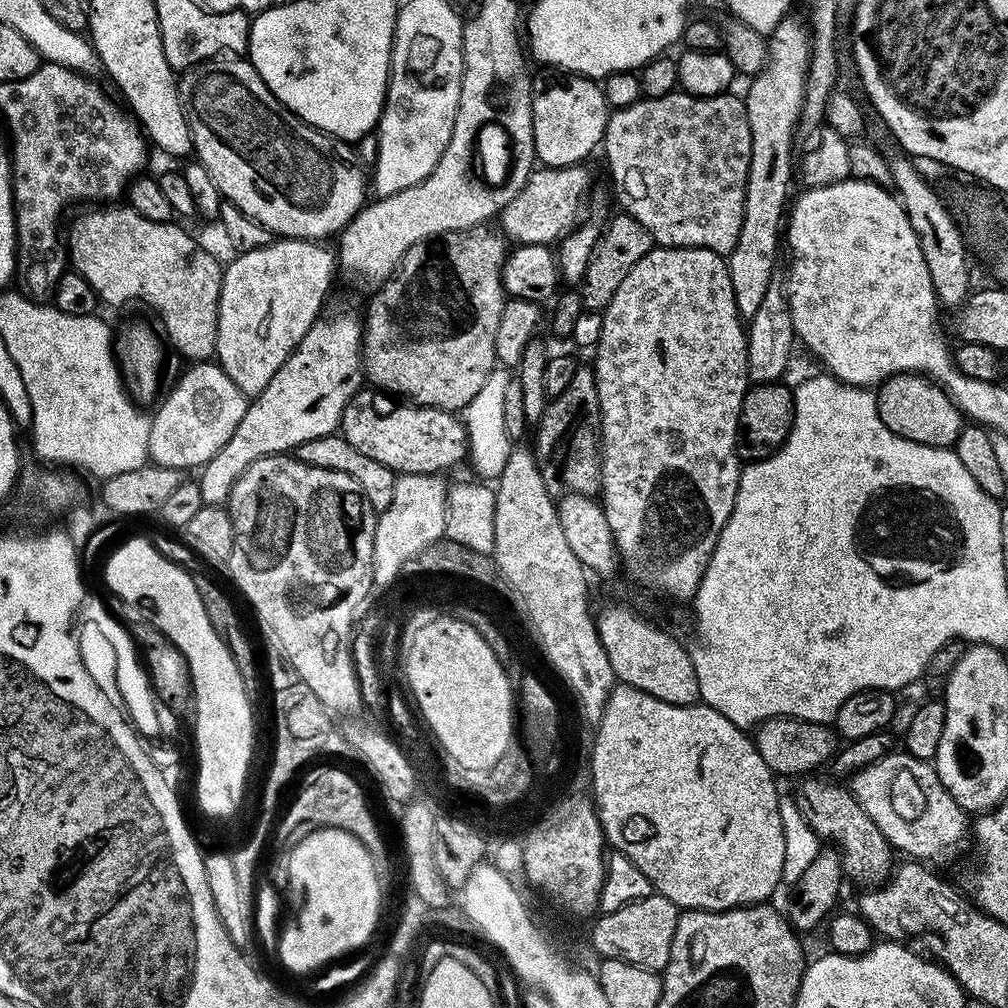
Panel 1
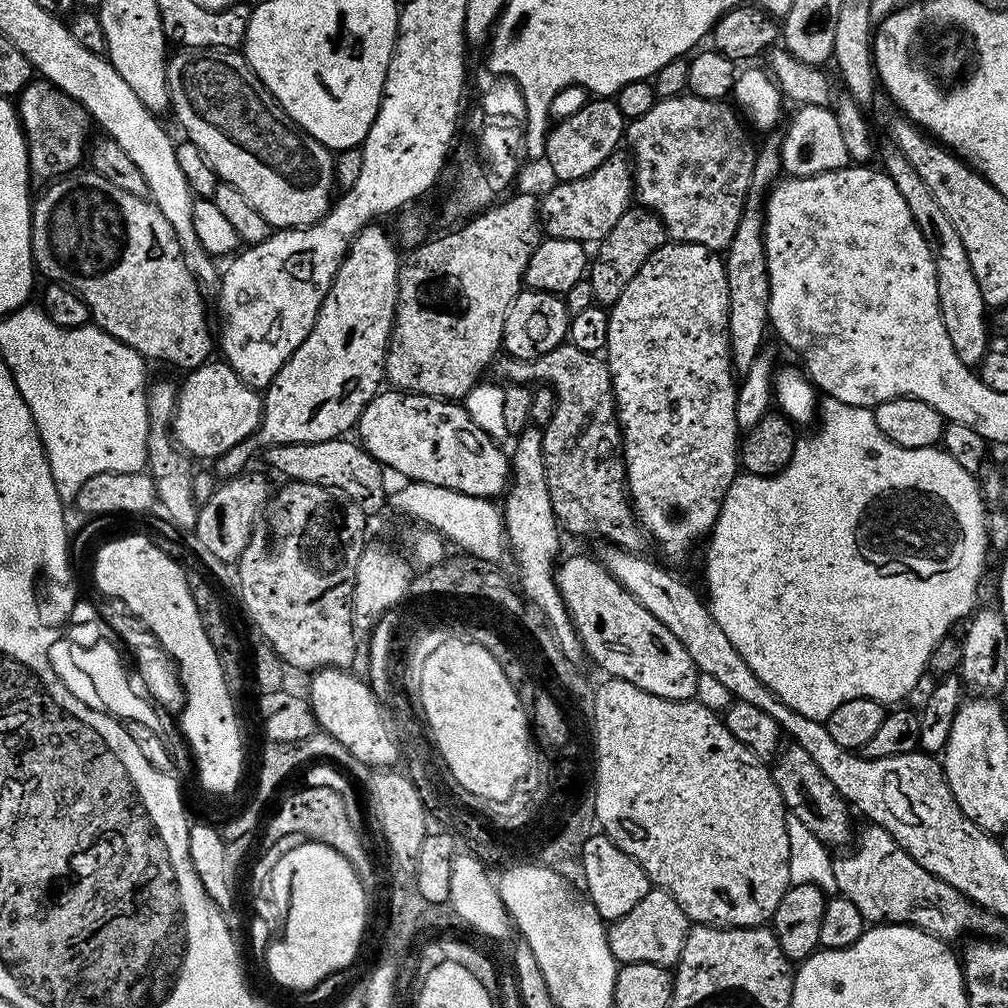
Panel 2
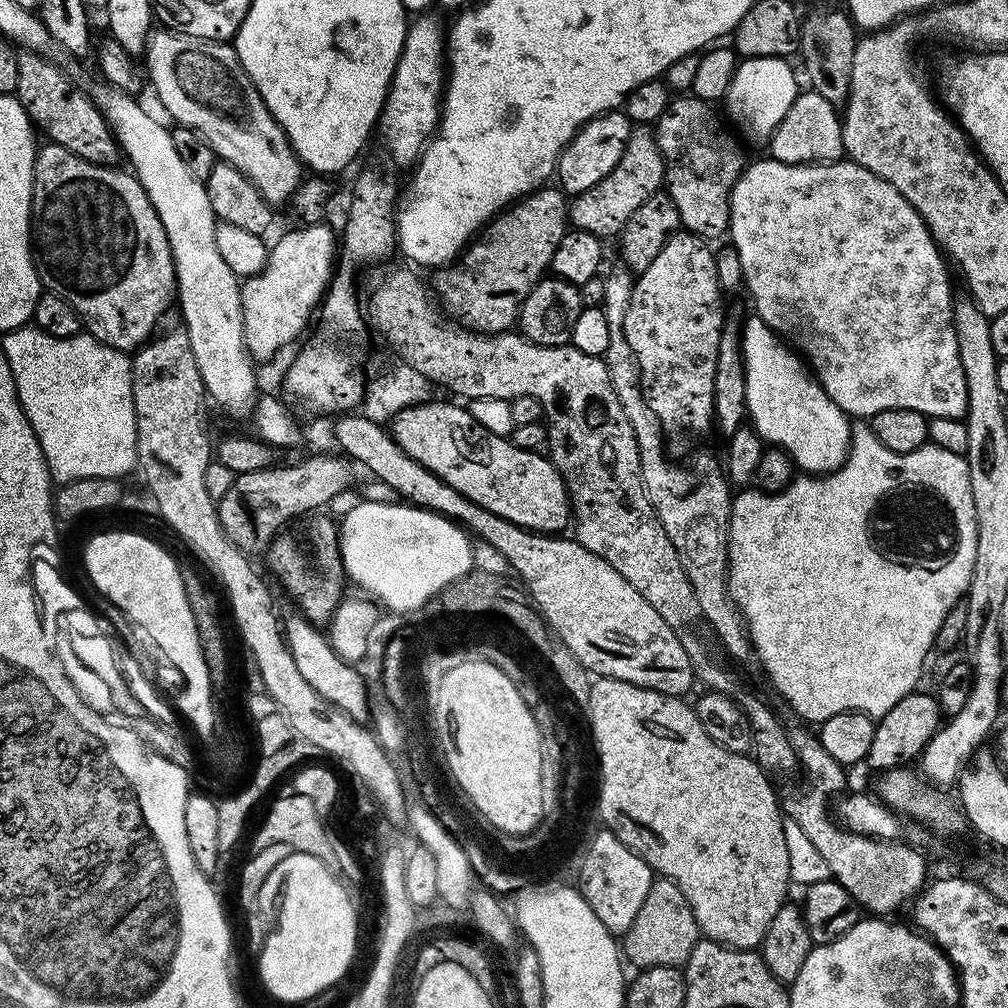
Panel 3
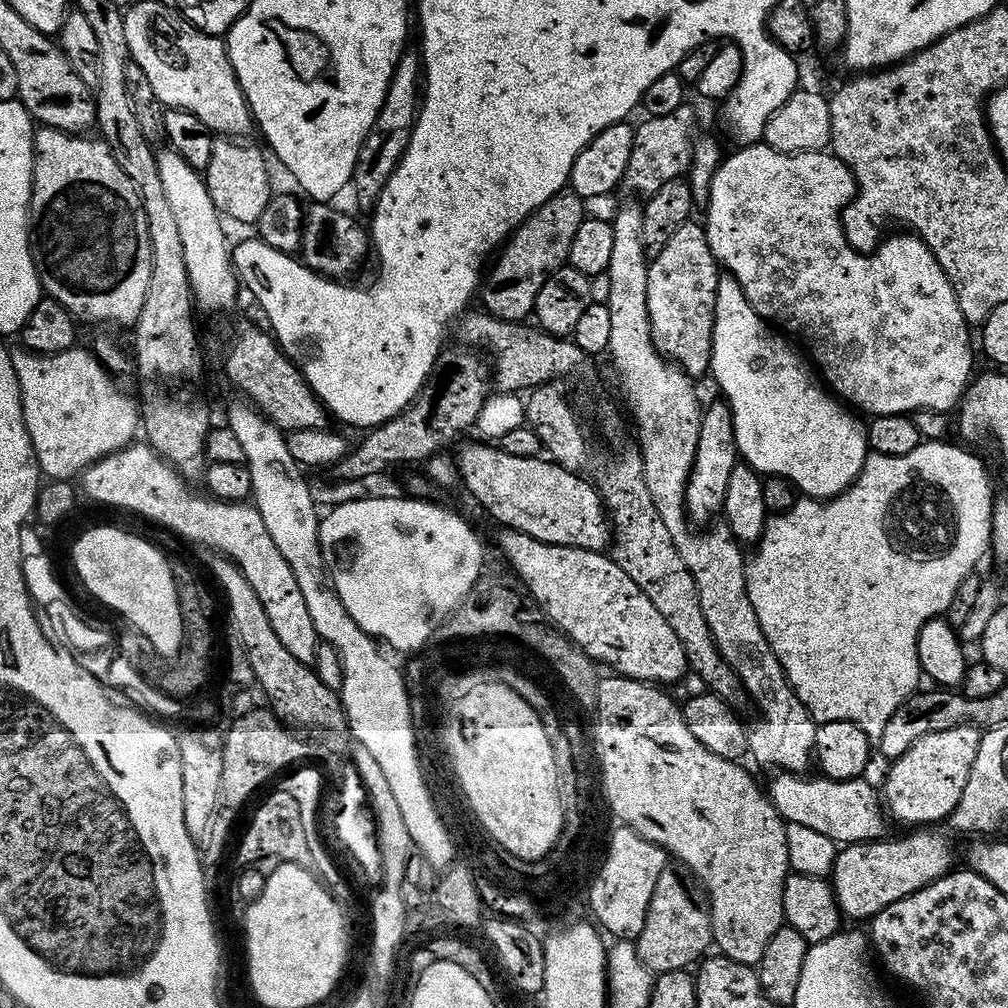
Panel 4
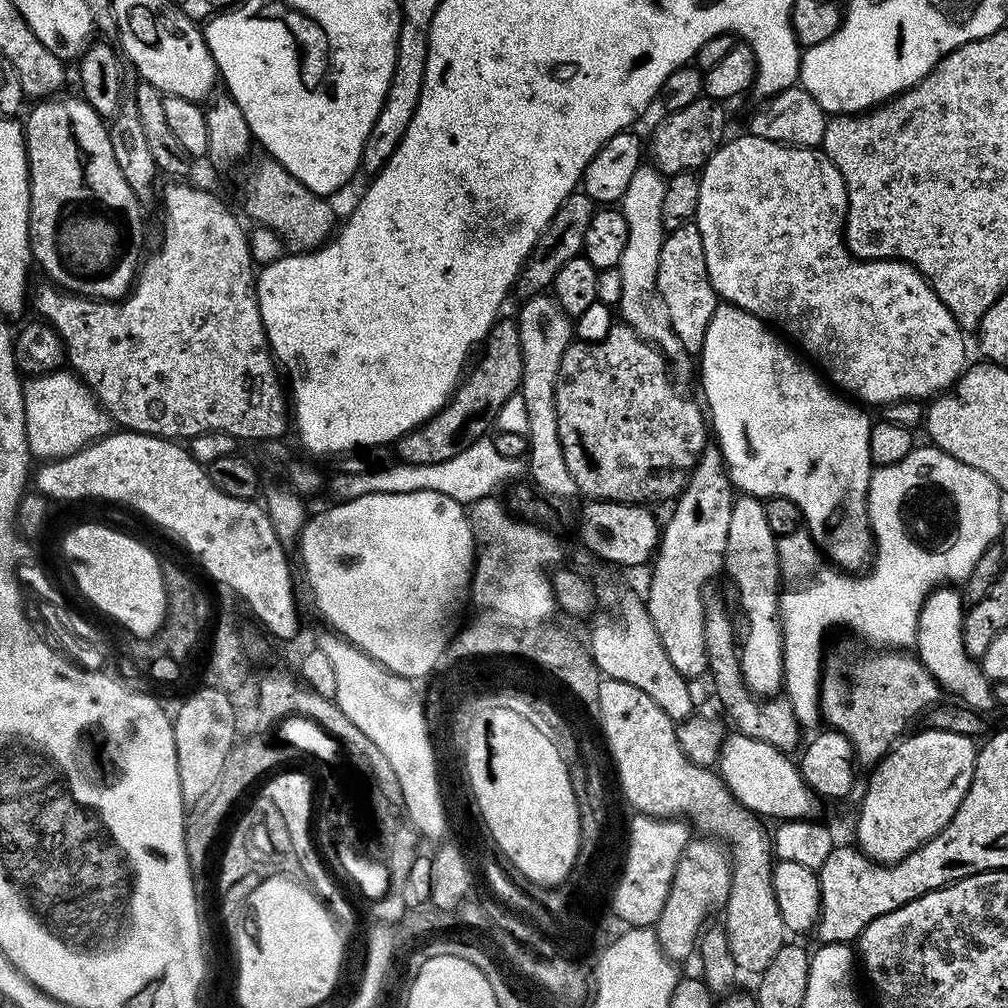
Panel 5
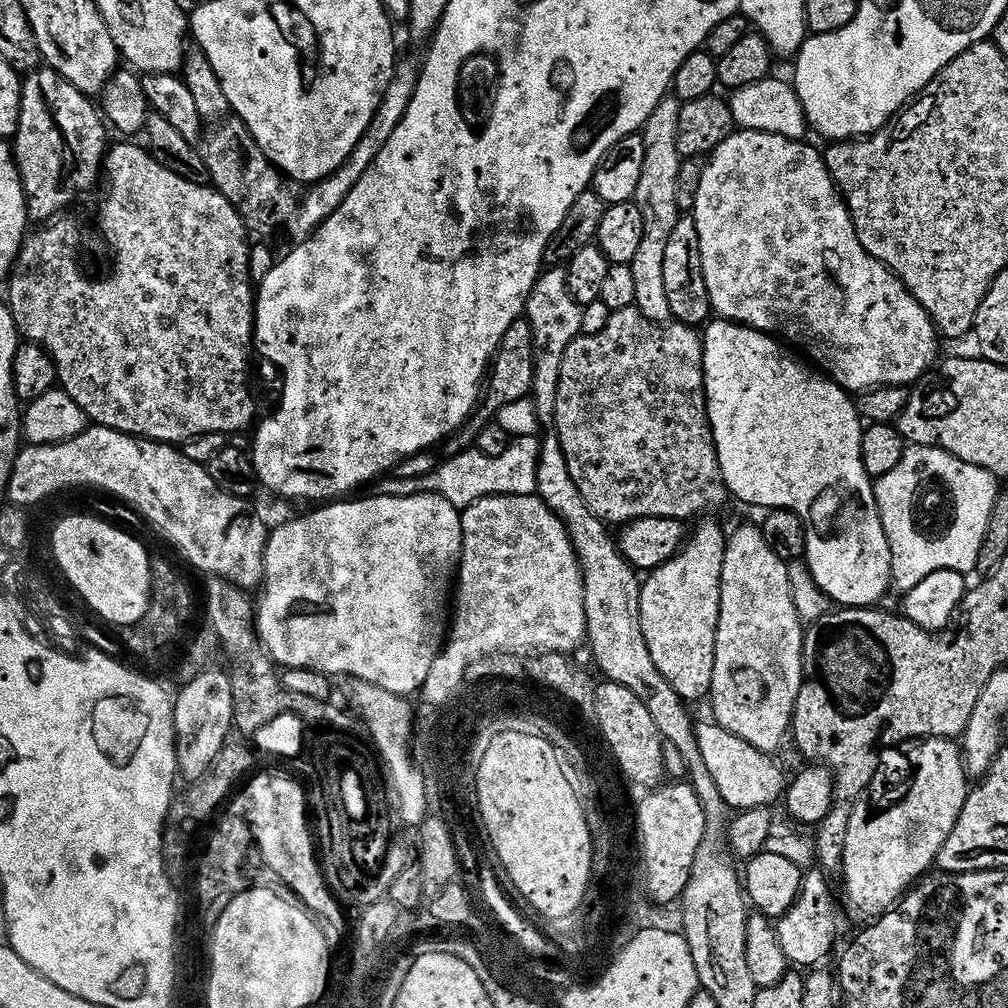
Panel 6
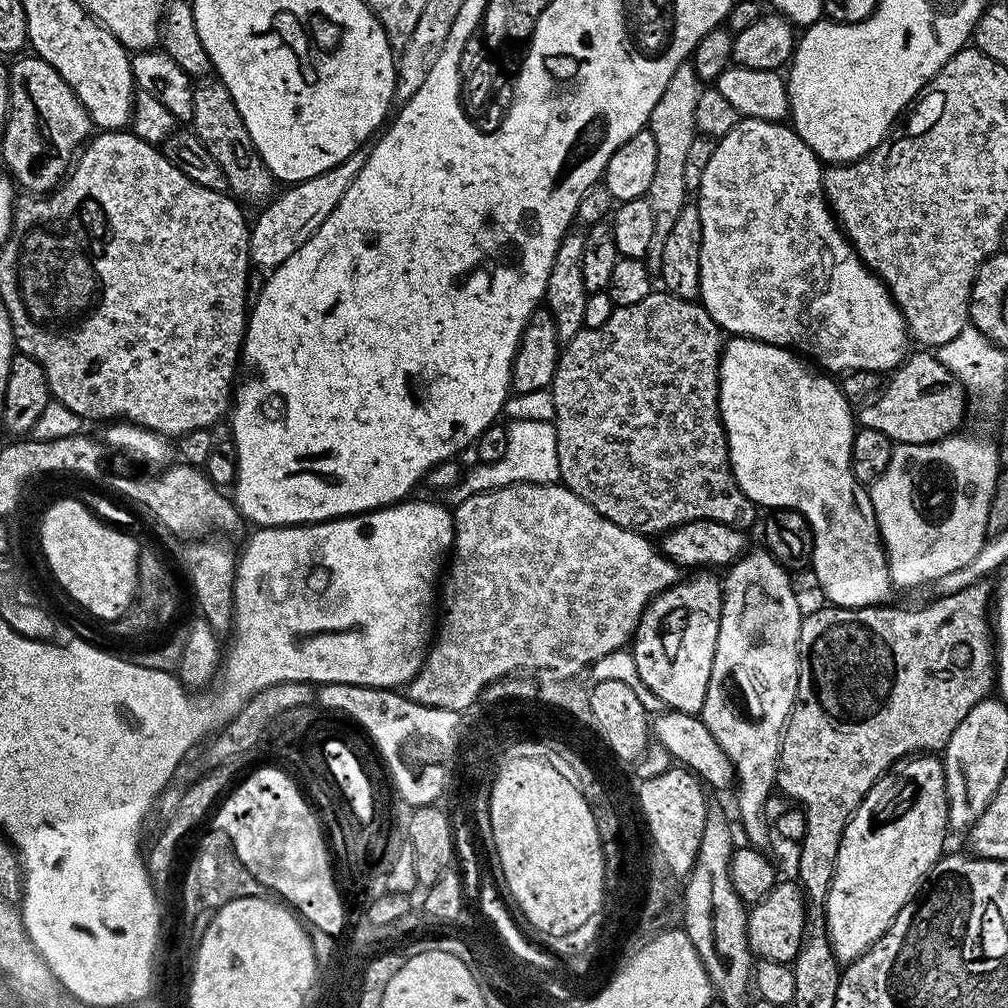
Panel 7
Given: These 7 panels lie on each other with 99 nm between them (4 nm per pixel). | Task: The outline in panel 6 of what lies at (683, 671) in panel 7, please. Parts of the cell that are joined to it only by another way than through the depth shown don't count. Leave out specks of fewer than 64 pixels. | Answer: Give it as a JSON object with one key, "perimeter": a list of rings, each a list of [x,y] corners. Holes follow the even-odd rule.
{"perimeter":[[[703,520],[687,533],[680,551],[651,569],[640,585],[640,622],[646,647],[659,673],[685,702],[708,696],[714,670],[726,532],[714,521]]]}

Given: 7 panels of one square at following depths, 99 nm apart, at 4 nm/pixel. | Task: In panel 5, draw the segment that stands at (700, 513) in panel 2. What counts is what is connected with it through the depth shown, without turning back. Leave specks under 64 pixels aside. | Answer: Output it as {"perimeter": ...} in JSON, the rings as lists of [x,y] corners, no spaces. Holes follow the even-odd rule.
{"perimeter":[[[694,222],[671,229],[662,242],[662,254],[658,258],[658,294],[666,302],[670,314],[670,326],[686,350],[698,350],[706,342],[706,330],[718,297],[706,270],[706,254],[702,250],[702,234]]]}

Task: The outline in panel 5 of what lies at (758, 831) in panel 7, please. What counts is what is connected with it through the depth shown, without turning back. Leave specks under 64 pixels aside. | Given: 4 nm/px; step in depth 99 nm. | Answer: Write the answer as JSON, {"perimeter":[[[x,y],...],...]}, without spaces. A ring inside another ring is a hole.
{"perimeter":[[[740,494],[733,499],[732,509],[730,510],[730,535],[726,538],[726,554],[724,555],[723,571],[728,572],[728,576],[732,579],[732,584],[736,587],[736,600],[740,603],[740,608],[744,611],[744,632],[742,628],[742,639],[739,641],[740,649],[740,669],[744,675],[744,682],[756,694],[774,694],[777,693],[782,686],[784,679],[784,636],[780,633],[780,594],[782,591],[782,581],[780,579],[780,559],[778,558],[778,550],[776,542],[778,537],[770,530],[770,526],[766,523],[766,510],[764,509],[764,500],[759,496],[750,496]]]}

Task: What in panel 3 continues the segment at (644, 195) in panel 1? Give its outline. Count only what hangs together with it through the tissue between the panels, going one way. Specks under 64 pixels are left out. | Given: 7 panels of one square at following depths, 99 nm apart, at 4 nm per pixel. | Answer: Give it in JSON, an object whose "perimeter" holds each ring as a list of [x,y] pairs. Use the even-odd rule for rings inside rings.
{"perimeter":[[[680,94],[654,125],[658,150],[664,159],[664,188],[678,206],[681,225],[709,242],[728,231],[730,194],[746,167],[741,141],[724,129],[712,108],[709,101]]]}

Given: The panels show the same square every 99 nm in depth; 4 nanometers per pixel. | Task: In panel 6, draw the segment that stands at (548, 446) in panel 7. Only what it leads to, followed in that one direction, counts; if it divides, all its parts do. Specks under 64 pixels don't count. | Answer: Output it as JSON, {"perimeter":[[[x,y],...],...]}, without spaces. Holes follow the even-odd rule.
{"perimeter":[[[537,435],[513,437],[504,454],[490,457],[482,454],[475,446],[453,453],[439,461],[430,472],[420,472],[418,476],[384,476],[371,485],[371,493],[376,496],[410,497],[418,493],[434,493],[444,497],[458,510],[474,503],[478,498],[512,493],[533,495],[536,491],[537,458],[540,441]]]}

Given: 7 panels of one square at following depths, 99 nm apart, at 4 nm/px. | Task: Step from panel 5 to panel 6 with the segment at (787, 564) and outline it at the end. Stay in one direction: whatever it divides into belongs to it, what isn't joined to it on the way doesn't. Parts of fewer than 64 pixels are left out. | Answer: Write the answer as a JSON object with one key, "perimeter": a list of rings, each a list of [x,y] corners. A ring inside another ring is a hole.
{"perimeter":[[[917,444],[905,447],[902,462],[898,462],[898,466],[894,466],[894,470],[890,470],[890,474],[875,477],[874,491],[878,514],[882,518],[882,530],[886,530],[886,538],[892,555],[892,584],[895,587],[900,587],[900,590],[912,588],[918,582],[922,582],[922,578],[926,578],[926,574],[934,574],[934,570],[945,568],[946,570],[968,574],[971,573],[970,570],[973,571],[976,568],[978,546],[982,546],[982,534],[986,534],[986,522],[990,518],[990,506],[994,506],[994,498],[998,491],[998,480],[992,473],[987,472],[982,466],[962,462],[962,458],[954,458],[954,454],[950,454],[941,448],[928,448],[924,444]]]}

